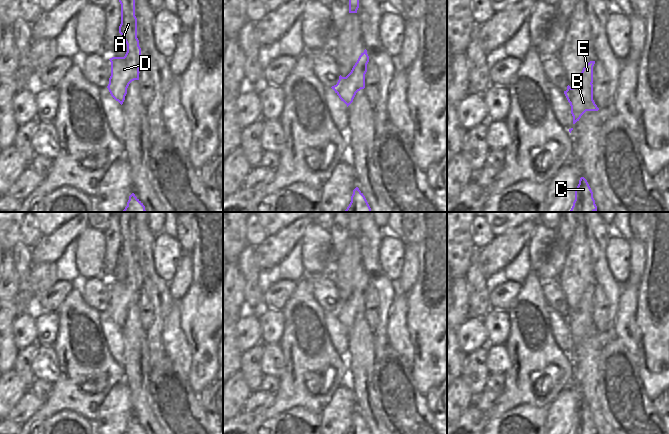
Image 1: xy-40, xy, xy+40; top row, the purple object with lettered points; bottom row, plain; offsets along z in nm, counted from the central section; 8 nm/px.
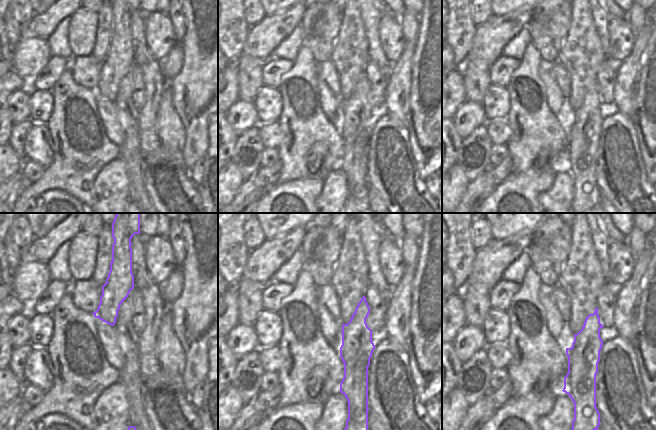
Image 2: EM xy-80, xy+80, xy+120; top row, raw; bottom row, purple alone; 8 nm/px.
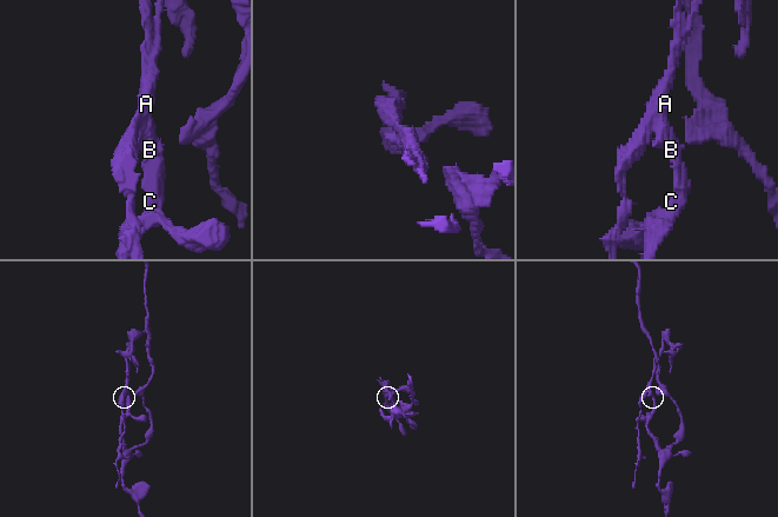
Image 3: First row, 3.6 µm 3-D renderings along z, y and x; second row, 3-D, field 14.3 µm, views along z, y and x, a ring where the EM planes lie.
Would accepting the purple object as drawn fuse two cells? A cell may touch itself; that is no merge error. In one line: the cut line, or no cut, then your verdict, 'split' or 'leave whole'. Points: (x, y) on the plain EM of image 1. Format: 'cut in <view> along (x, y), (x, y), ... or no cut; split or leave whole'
cut in xy+40 along (574, 310), (574, 321), (569, 326); split

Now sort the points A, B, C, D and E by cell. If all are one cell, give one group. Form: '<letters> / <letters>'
A D E / B C

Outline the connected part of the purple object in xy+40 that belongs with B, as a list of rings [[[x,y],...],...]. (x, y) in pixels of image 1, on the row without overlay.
[[[580,308],[574,310],[575,320],[570,326],[573,348],[575,348],[586,335],[598,335],[599,332],[593,324],[593,308],[588,312]]]

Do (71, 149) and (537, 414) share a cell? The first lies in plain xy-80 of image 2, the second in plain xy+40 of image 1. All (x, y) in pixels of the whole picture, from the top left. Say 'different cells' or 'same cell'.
different cells

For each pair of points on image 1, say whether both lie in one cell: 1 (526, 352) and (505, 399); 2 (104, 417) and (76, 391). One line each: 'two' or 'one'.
1: one
2: two

